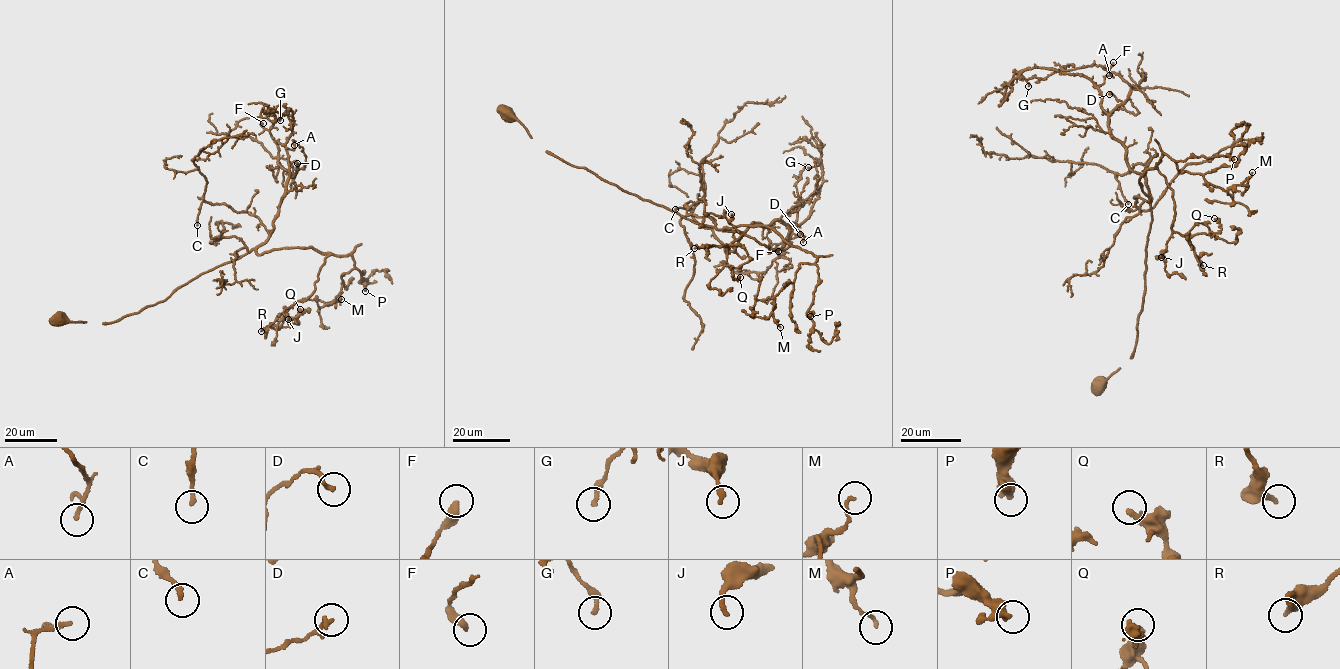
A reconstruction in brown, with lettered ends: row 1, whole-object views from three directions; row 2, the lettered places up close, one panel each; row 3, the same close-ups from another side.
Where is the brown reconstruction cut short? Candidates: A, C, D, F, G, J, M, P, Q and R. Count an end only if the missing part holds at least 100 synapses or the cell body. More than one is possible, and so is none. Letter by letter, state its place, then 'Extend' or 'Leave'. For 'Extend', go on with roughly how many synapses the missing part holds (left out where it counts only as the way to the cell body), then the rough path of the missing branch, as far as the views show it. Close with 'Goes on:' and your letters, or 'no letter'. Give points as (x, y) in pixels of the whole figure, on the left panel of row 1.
A: Place: (294, 145). Leave
C: Place: (197, 225). Leave
D: Place: (297, 163). Leave
F: Place: (263, 123). Leave
G: Place: (280, 120). Leave
J: Place: (288, 319). Leave
M: Place: (341, 299). Leave
P: Place: (365, 291). Leave
Q: Place: (300, 309). Leave
R: Place: (261, 331). Leave
Goes on: no letter

